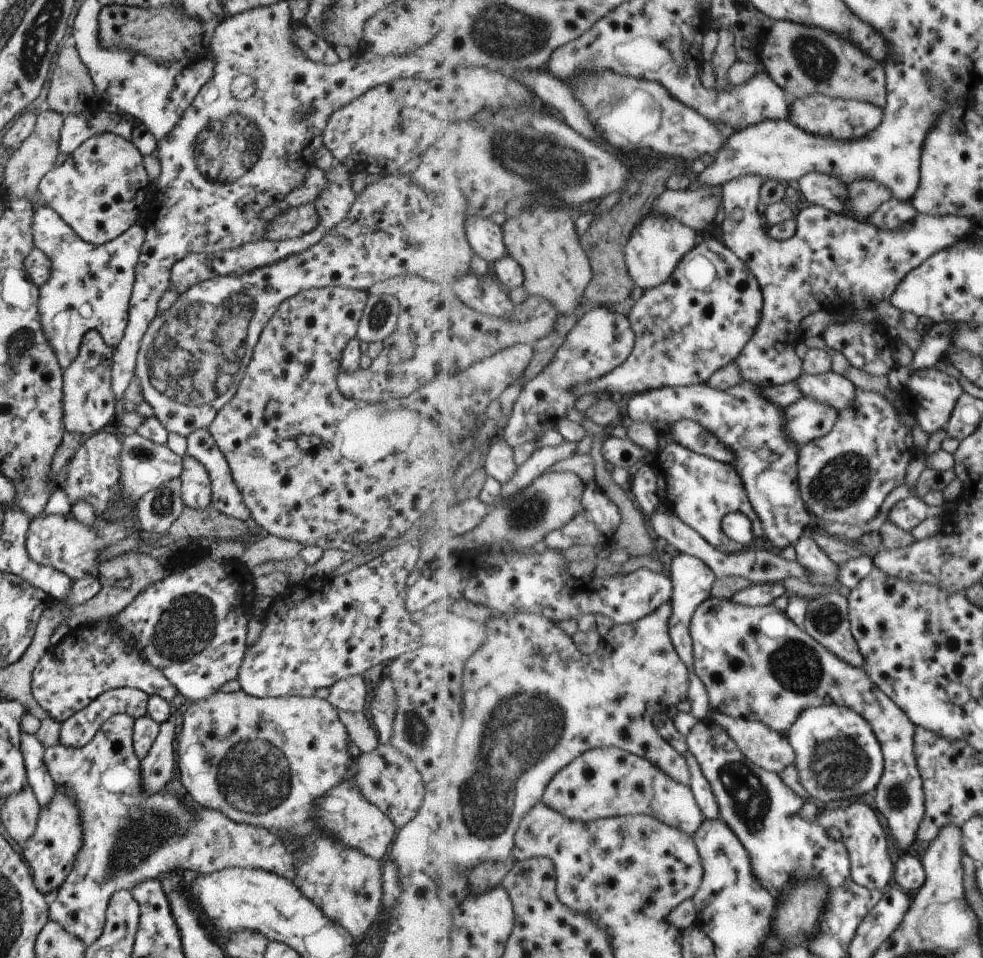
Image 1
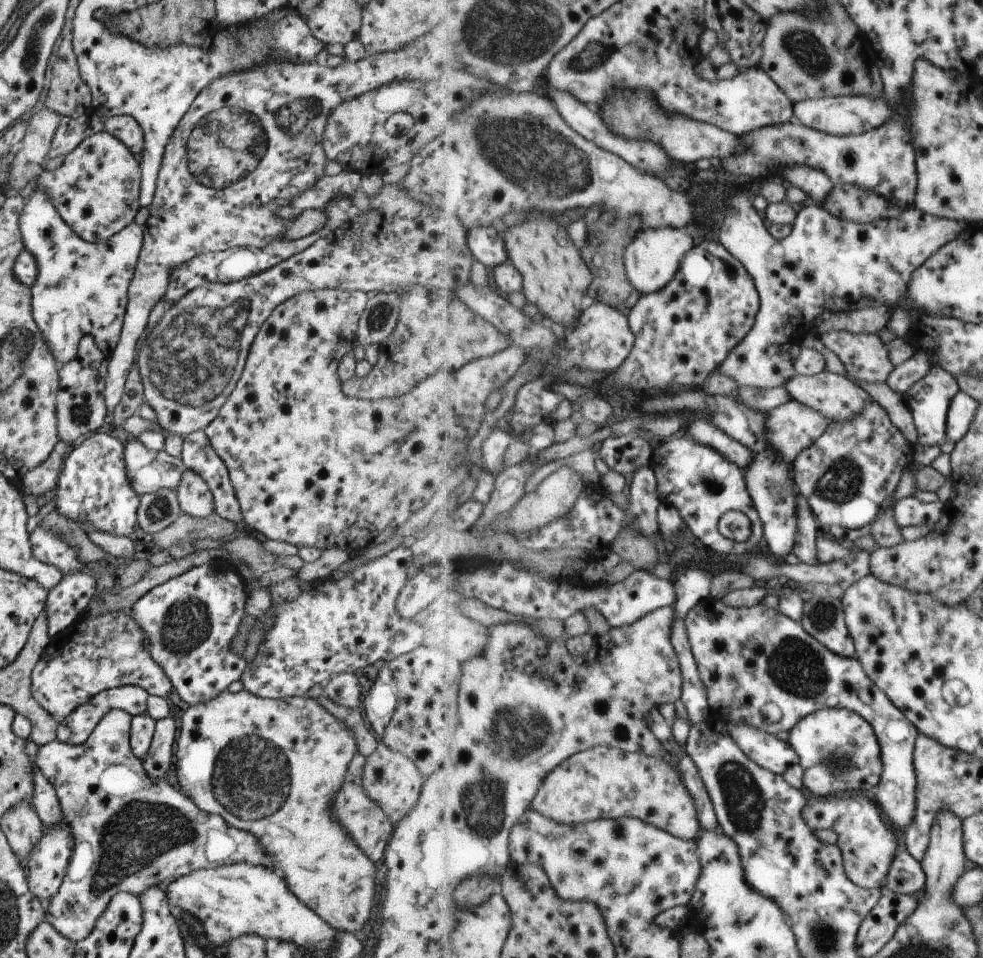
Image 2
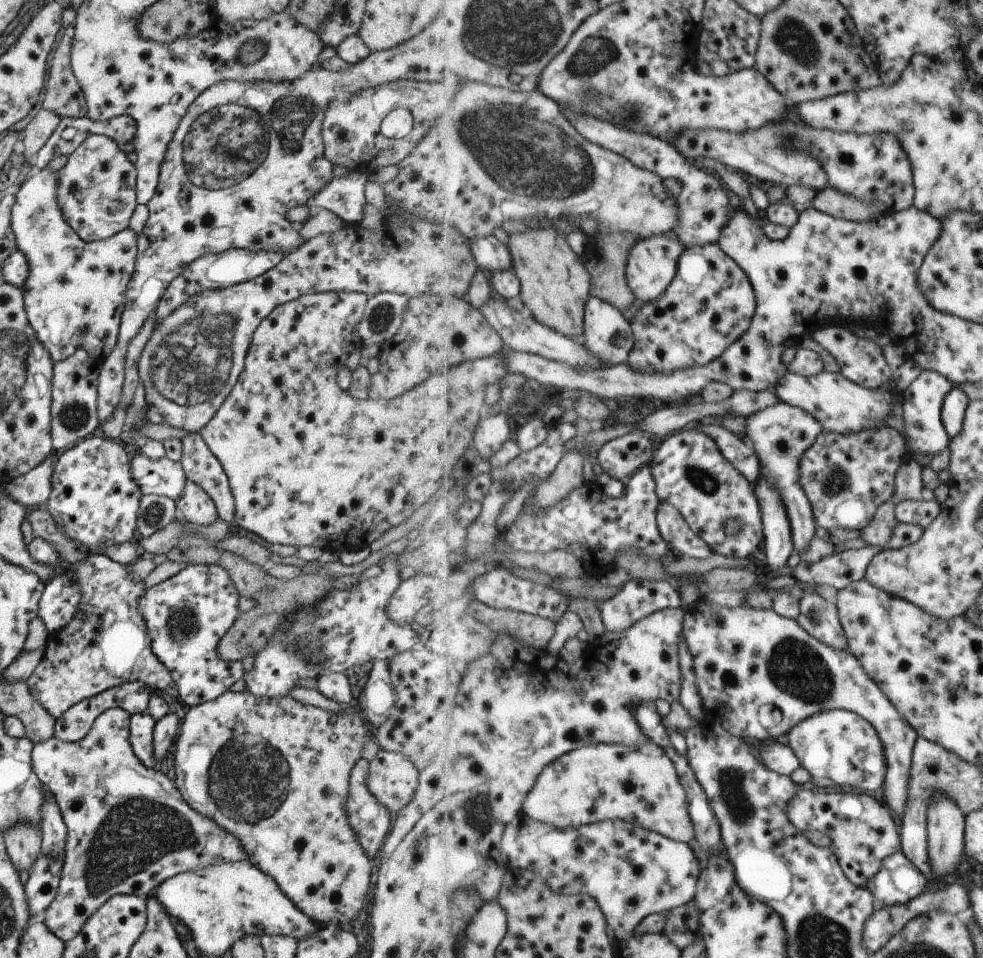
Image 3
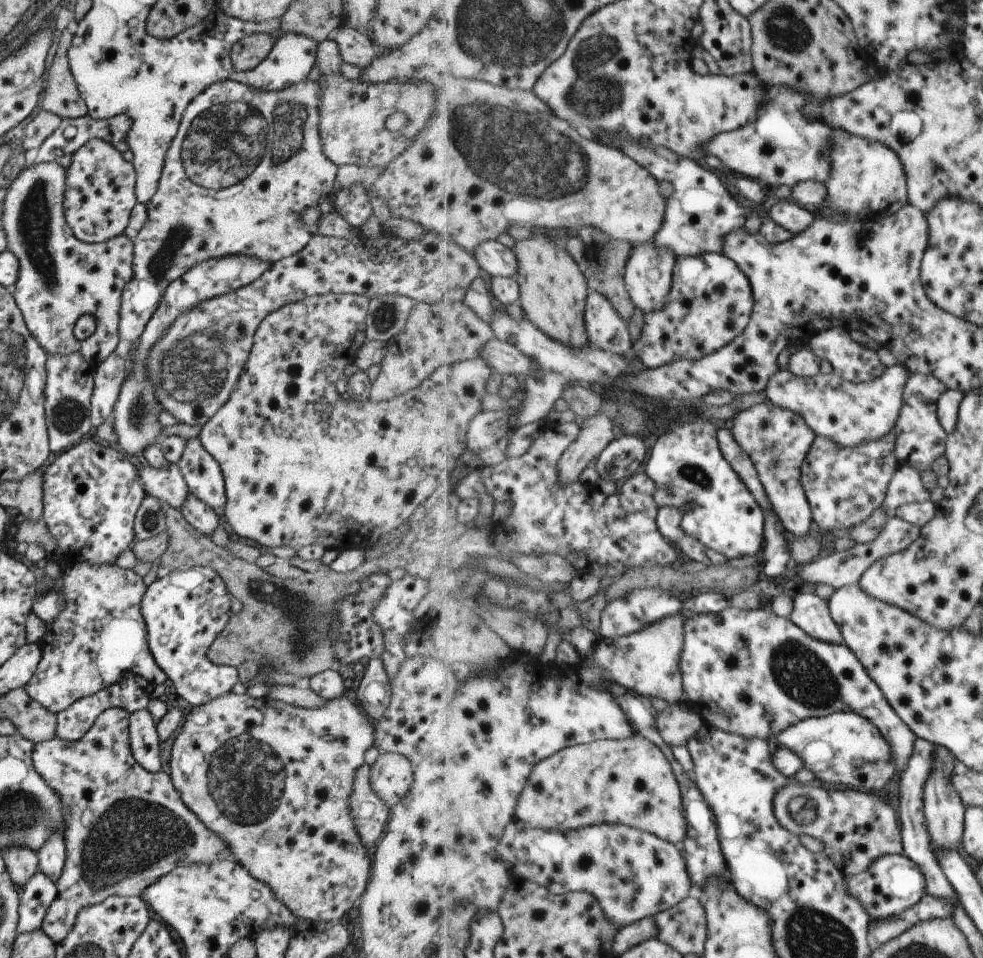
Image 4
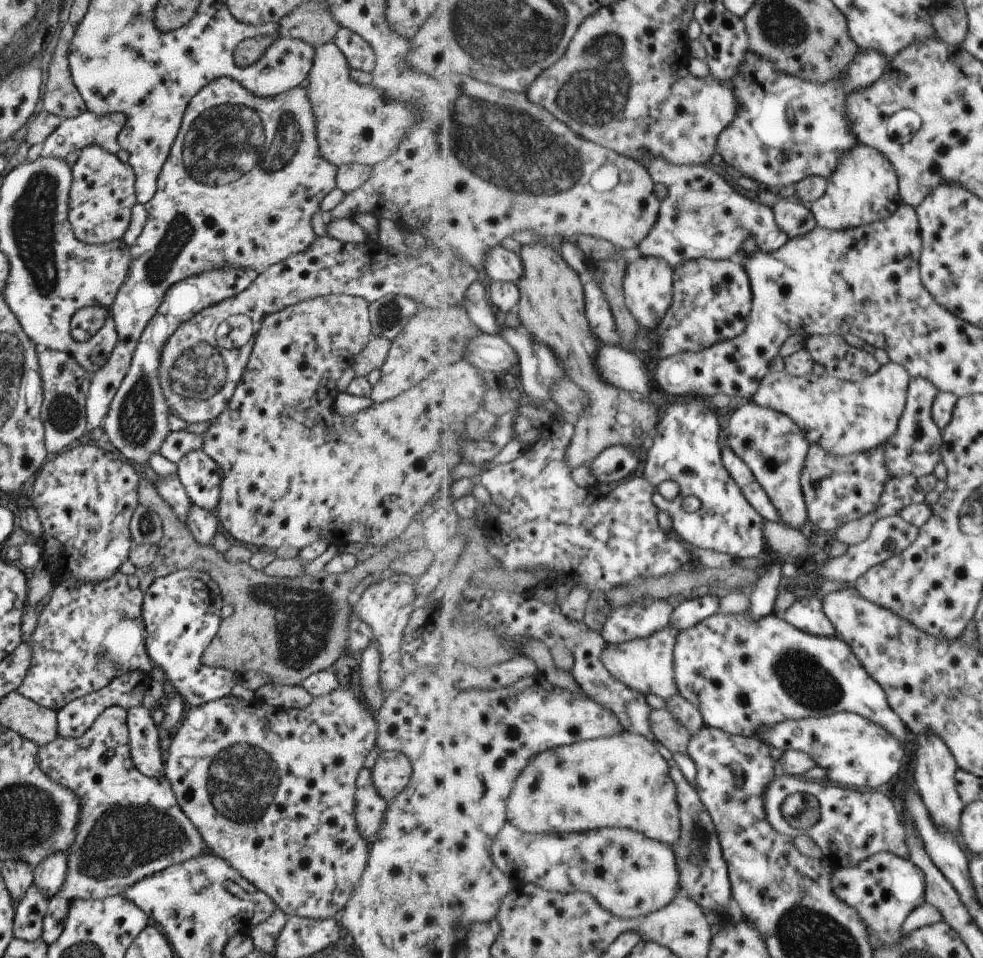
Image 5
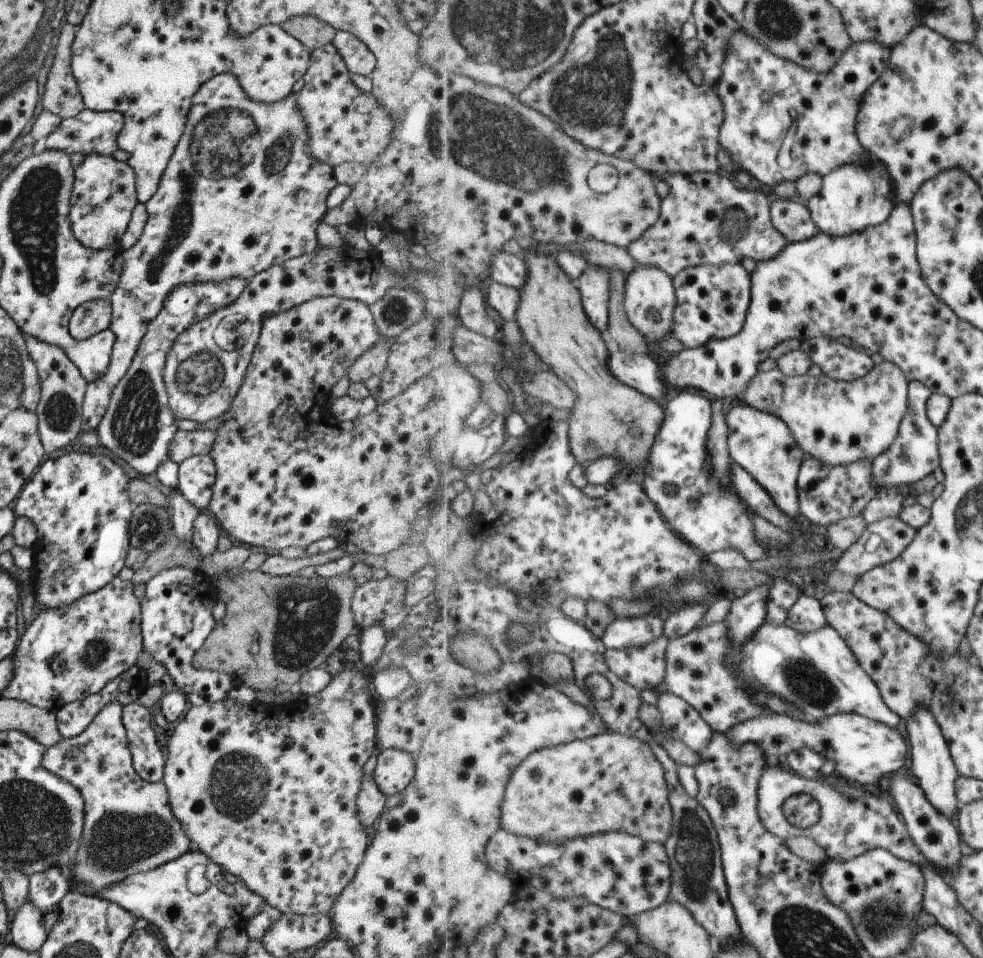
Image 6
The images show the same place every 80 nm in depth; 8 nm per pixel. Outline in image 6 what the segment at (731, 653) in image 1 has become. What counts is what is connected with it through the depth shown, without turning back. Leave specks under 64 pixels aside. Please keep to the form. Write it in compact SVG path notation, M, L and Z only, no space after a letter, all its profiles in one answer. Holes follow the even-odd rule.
M767 620L751 638L747 639L747 642L742 644L742 660L739 659L732 669L727 666L728 655L732 652L728 634L729 627L726 622L714 622L697 626L691 632L671 640L666 653L668 676L665 677L664 684L655 690L656 695L669 692L684 698L700 713L715 733L728 733L745 721L771 714L769 709L760 707L760 704L754 701L752 687L793 703L810 723L816 723L836 714L859 713L874 721L888 724L894 729L901 724L900 715L885 702L880 687L872 679L872 675L861 666L852 647L835 628L829 626L815 632L804 633L786 623L770 623Z

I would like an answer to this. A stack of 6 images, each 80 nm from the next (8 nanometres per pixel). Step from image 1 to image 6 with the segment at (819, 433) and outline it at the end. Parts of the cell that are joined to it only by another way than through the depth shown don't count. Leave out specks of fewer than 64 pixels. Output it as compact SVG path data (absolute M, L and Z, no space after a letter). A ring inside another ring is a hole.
M744 404L733 407L728 420L728 443L732 460L739 463L773 497L775 504L789 517L796 519L803 512L800 507L800 470L807 460L806 450L797 442L785 419Z

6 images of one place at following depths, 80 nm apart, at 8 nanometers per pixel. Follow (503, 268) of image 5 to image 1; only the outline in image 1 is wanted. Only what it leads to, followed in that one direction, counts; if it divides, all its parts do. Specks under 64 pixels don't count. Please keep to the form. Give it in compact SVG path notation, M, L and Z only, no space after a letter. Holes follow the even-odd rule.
M469 215L467 217L466 233L475 254L486 258L490 264L493 264L495 261L499 261L500 258L503 258L508 254L508 246L504 241L503 225L498 226L492 219L479 217L477 215Z

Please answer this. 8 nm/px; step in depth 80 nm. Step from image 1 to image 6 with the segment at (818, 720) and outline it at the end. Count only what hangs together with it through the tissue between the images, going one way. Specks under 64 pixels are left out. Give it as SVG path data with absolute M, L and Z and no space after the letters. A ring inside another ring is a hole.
M771 713L745 721L725 734L738 745L756 742L764 748L767 756L775 755L781 760L792 751L808 747L818 752L825 761L831 760L836 764L836 776L843 777L849 784L868 789L876 789L877 782L885 776L903 770L909 756L909 746L897 729L859 713L836 714L816 723Z

